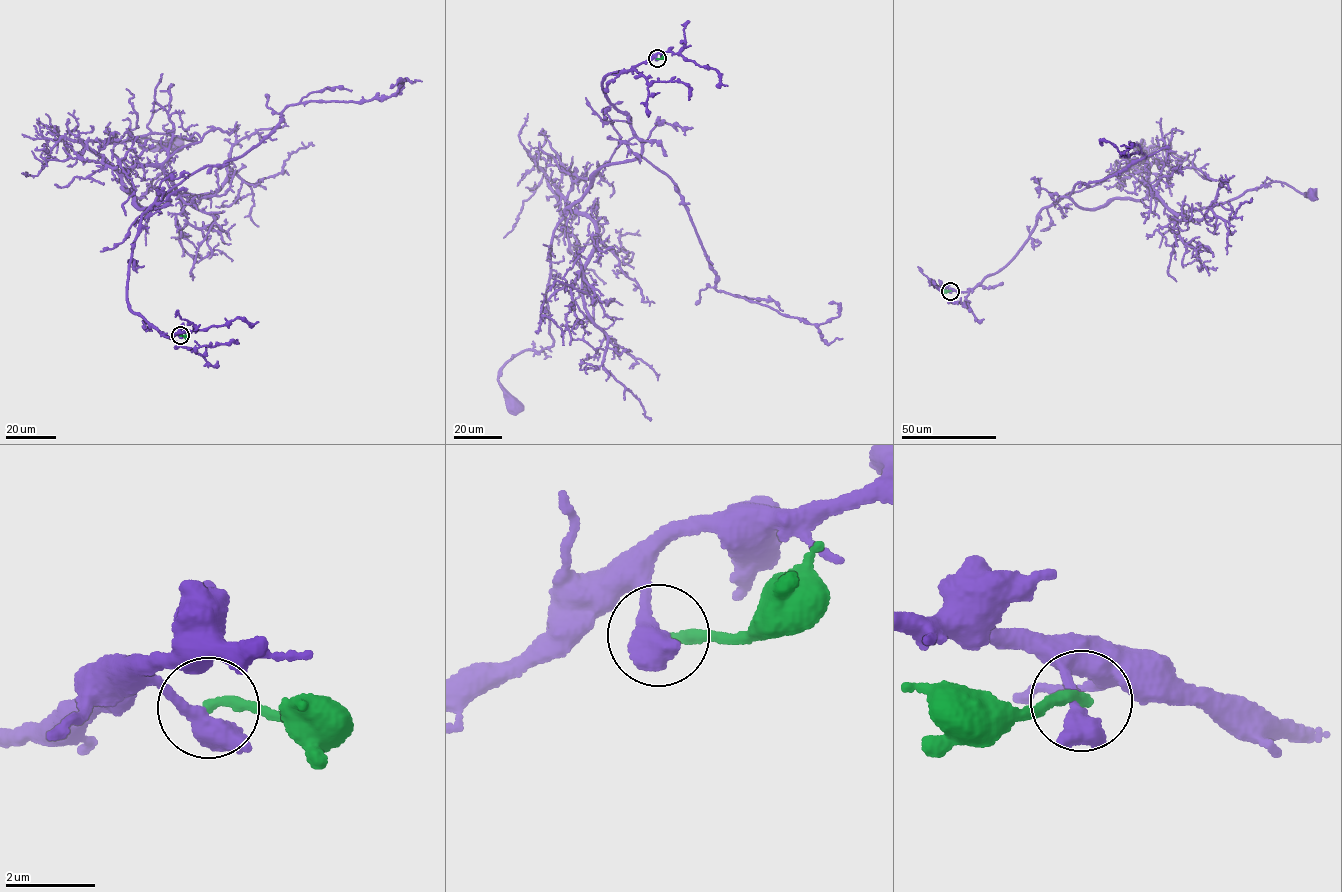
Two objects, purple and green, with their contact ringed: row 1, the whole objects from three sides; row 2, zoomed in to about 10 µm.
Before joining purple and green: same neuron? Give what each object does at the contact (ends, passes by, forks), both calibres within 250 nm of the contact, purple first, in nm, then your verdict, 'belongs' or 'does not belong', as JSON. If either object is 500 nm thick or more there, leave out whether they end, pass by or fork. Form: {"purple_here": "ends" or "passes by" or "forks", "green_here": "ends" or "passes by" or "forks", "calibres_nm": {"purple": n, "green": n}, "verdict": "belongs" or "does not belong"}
{"purple_here": "passes by", "green_here": "ends", "calibres_nm": {"purple": 400, "green": 260}, "verdict": "does not belong"}

